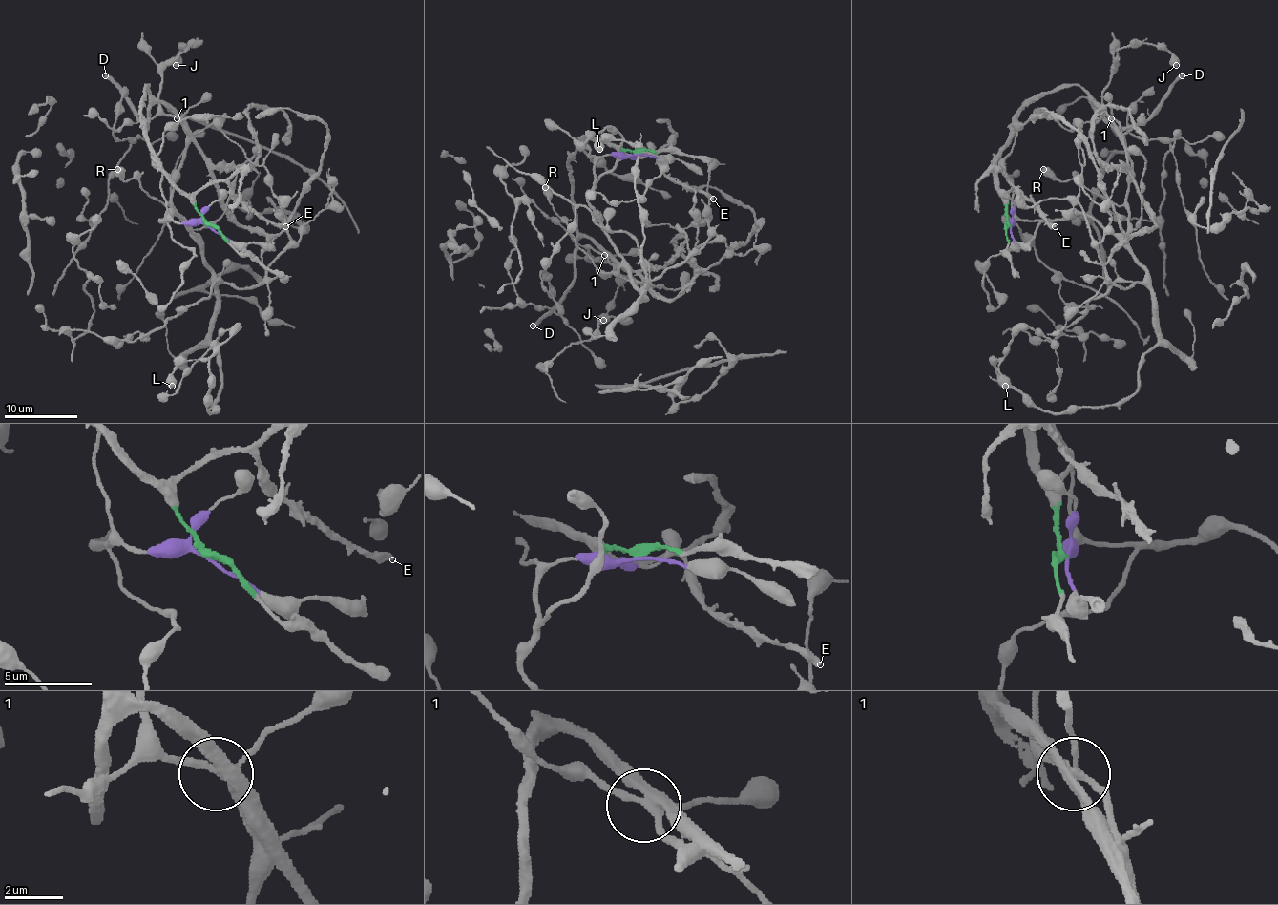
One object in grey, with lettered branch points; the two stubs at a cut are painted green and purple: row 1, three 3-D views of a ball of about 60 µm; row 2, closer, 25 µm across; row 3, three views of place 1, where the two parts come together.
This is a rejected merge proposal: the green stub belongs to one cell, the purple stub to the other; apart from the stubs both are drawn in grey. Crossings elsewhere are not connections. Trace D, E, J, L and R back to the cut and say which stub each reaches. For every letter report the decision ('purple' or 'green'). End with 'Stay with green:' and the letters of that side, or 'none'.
D: green
E: green
J: purple
L: purple
R: purple
Stay with green: D, E

